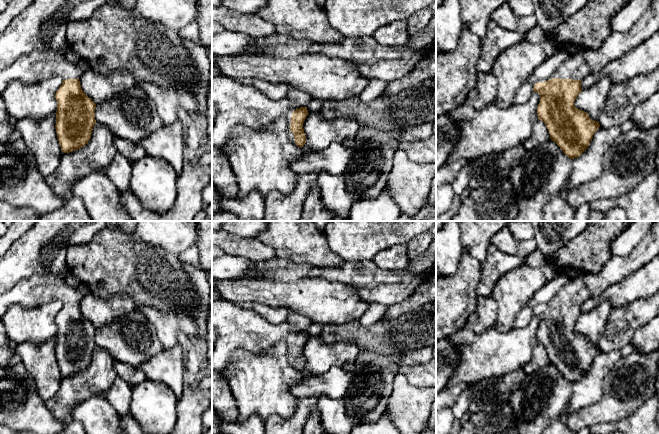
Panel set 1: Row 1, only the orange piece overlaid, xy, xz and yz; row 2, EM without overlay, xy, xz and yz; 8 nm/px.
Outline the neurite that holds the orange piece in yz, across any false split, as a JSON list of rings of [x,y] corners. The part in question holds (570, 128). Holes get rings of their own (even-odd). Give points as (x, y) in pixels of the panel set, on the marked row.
[[[581,52],[569,53],[556,69],[554,77],[534,85],[533,91],[540,95],[537,107],[538,119],[543,121],[554,141],[570,159],[579,157],[589,146],[594,133],[600,127],[588,113],[575,107],[574,102],[581,93],[581,80],[590,73],[590,68]]]

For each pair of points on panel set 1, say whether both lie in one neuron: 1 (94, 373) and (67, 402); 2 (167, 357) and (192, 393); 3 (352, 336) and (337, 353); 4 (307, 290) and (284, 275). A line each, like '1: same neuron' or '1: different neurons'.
1: same neuron
2: different neurons
3: different neurons
4: different neurons

